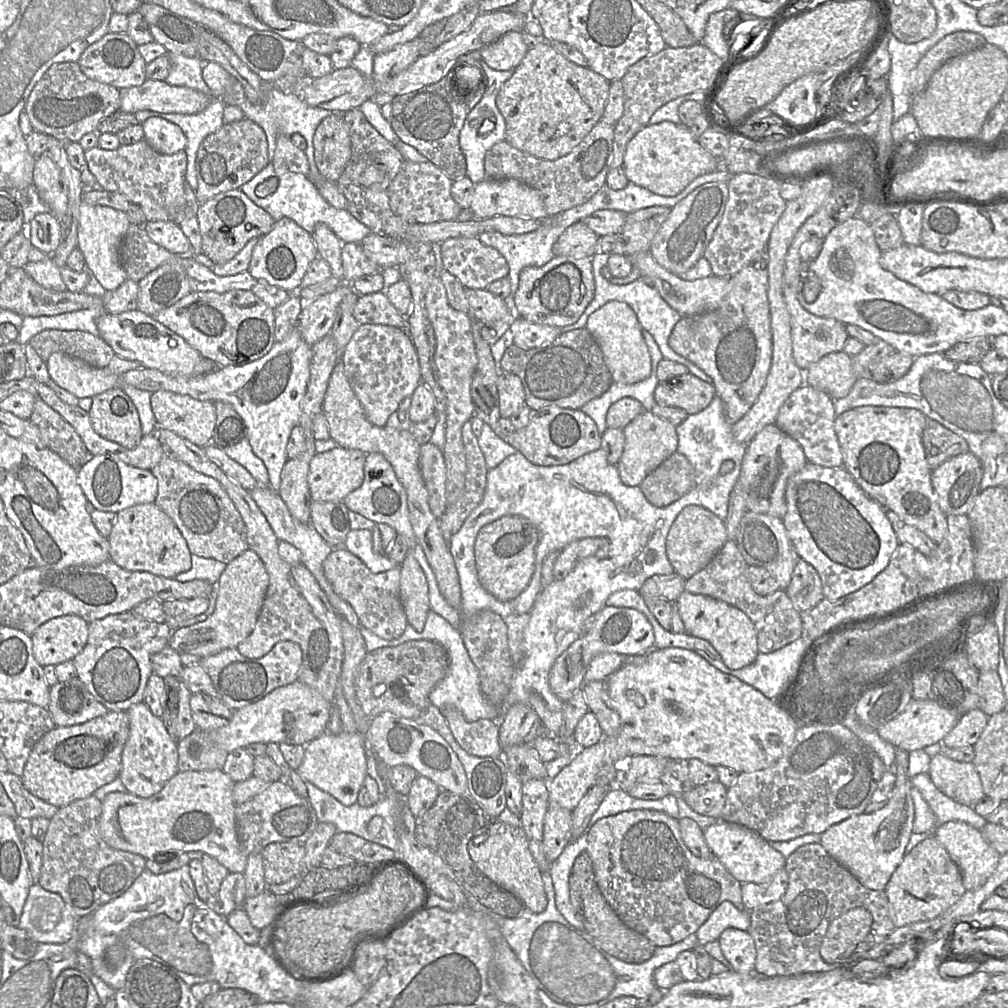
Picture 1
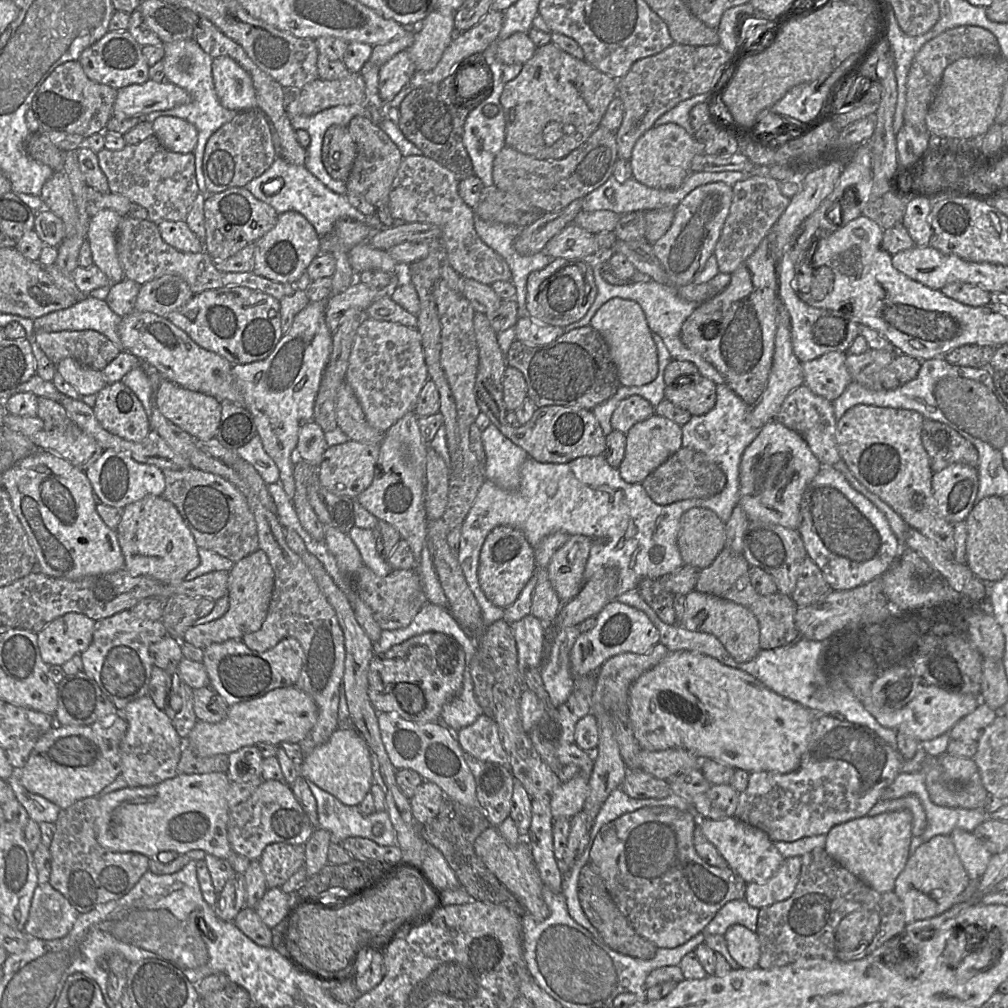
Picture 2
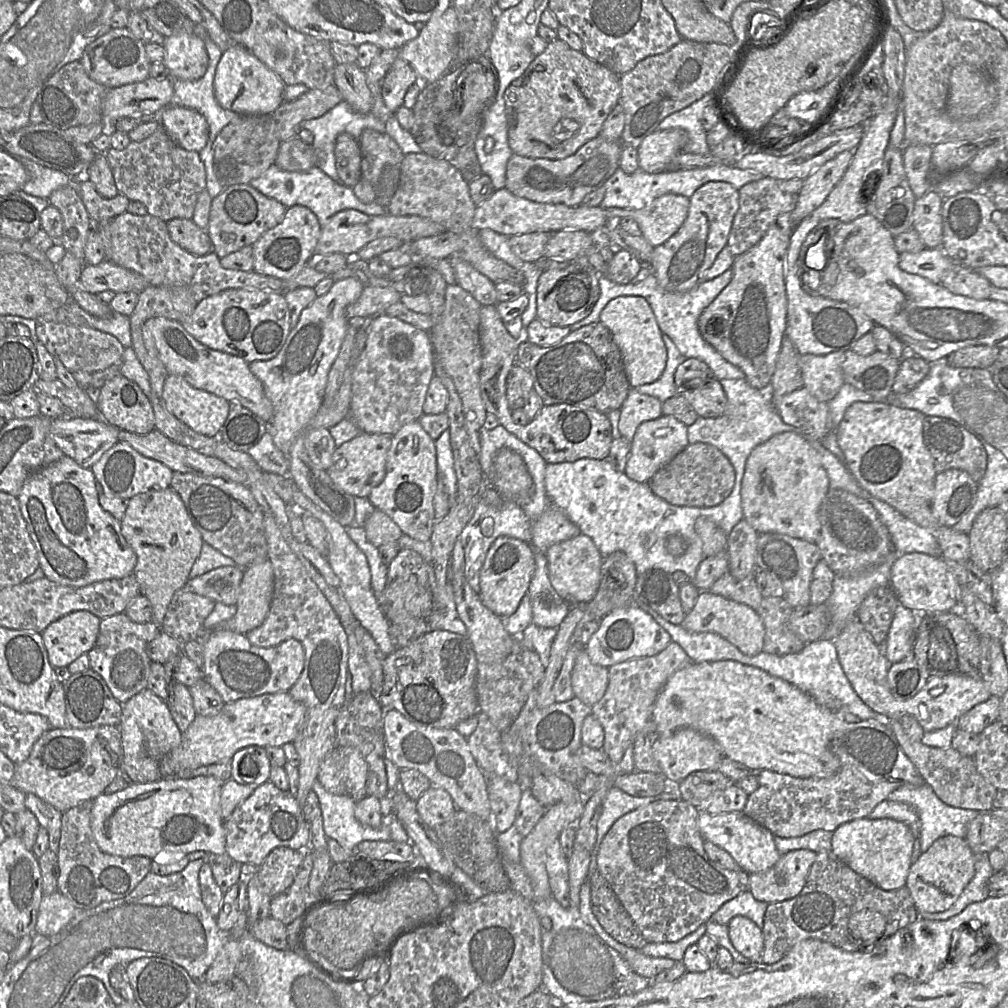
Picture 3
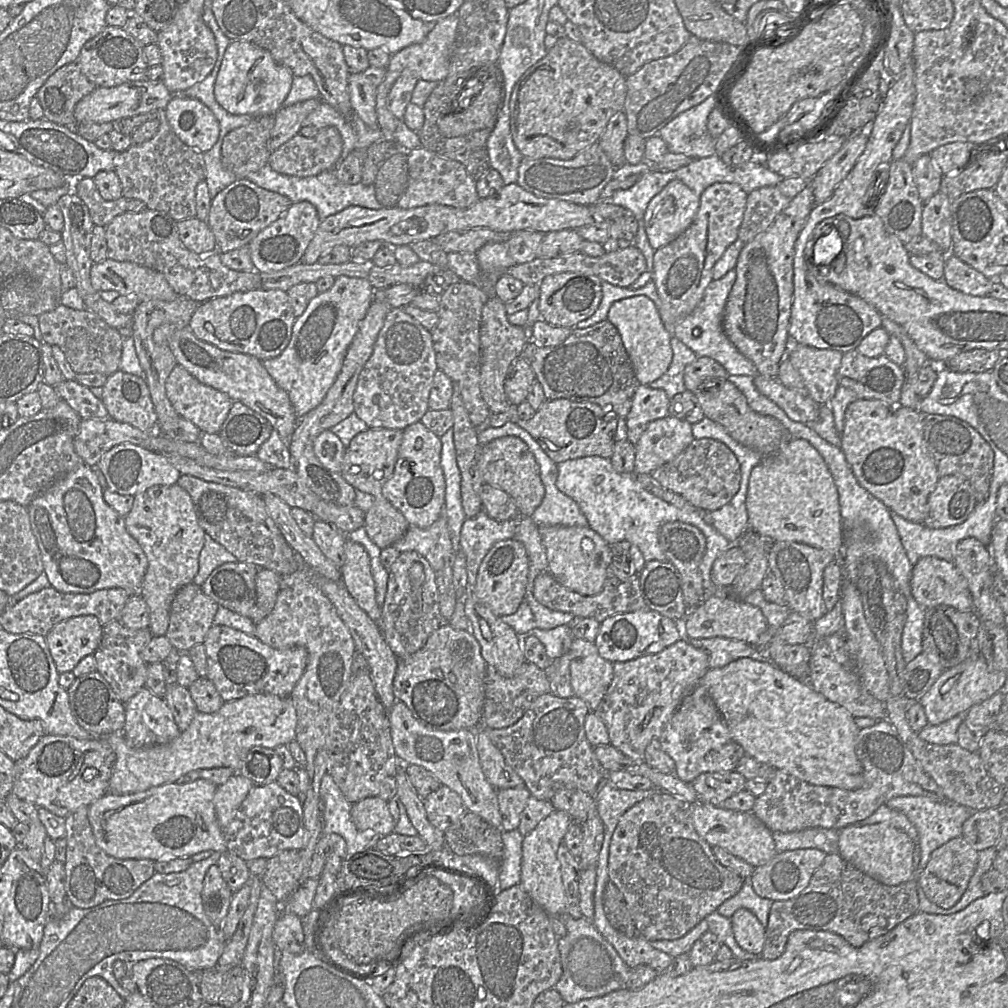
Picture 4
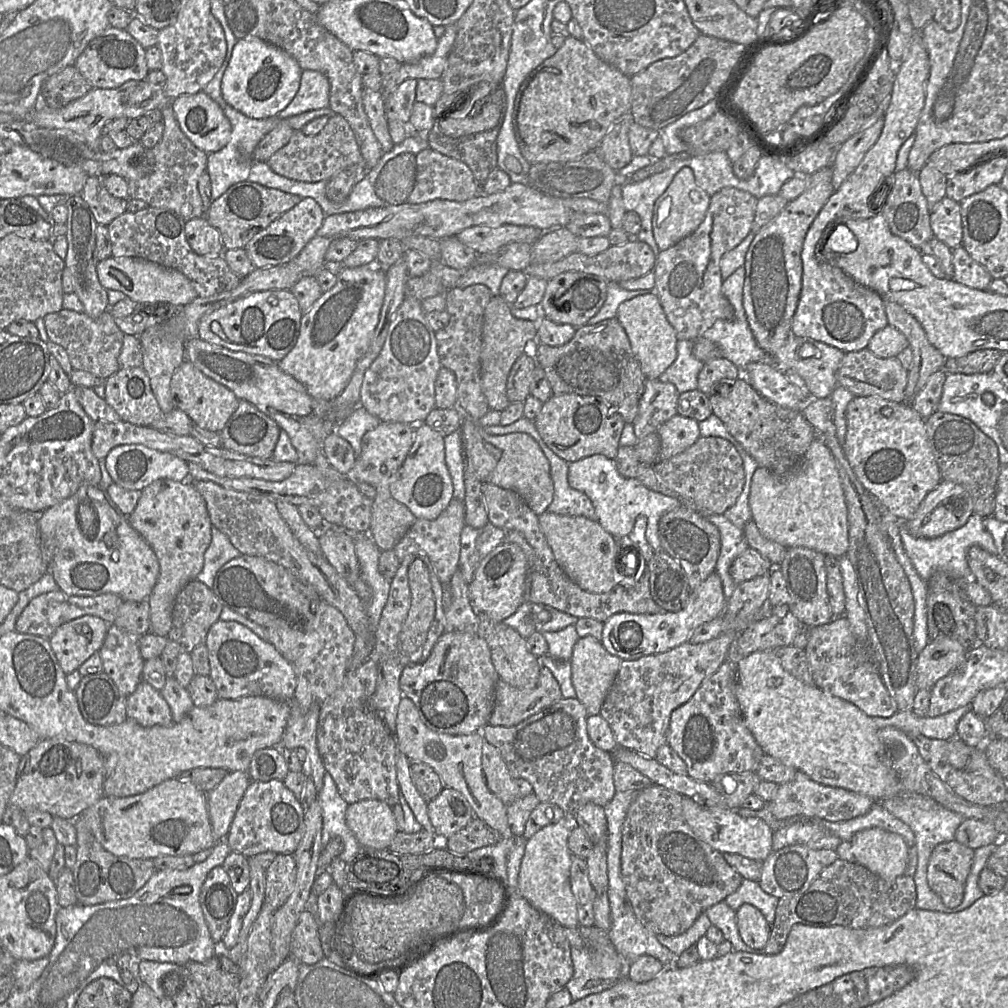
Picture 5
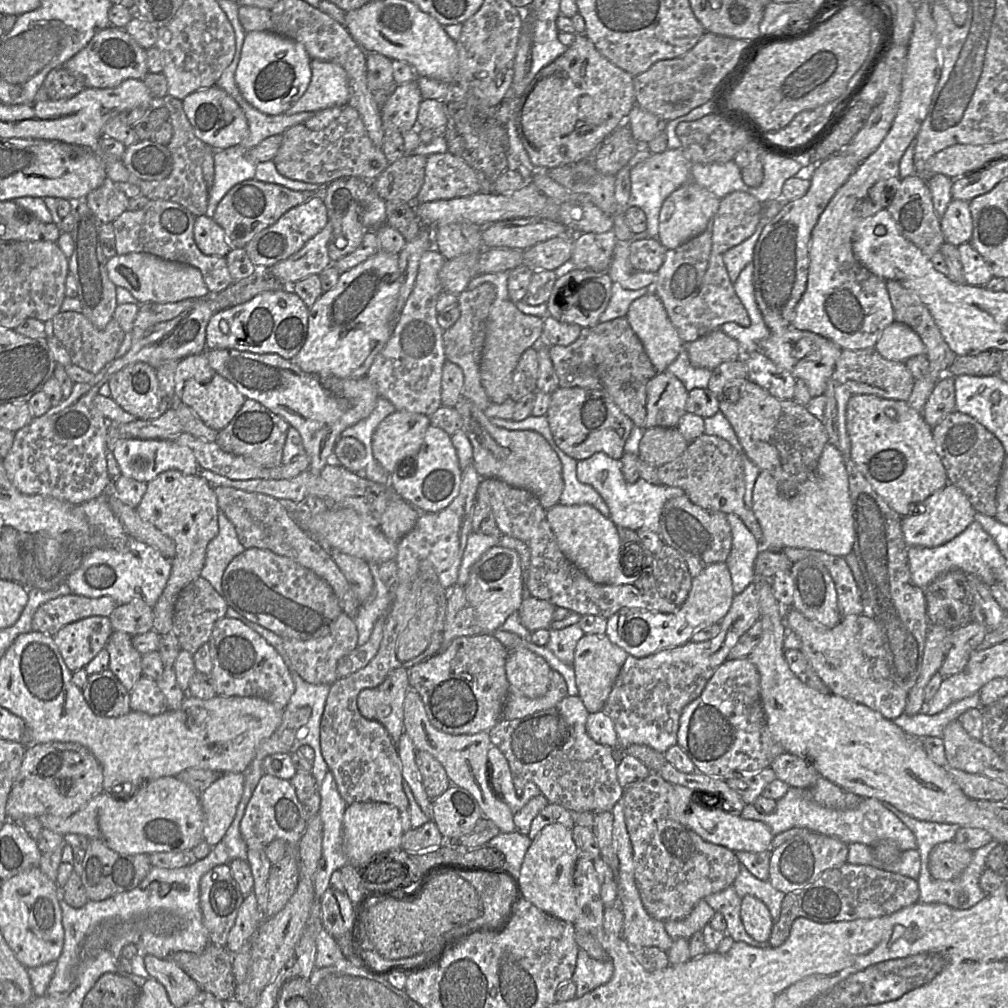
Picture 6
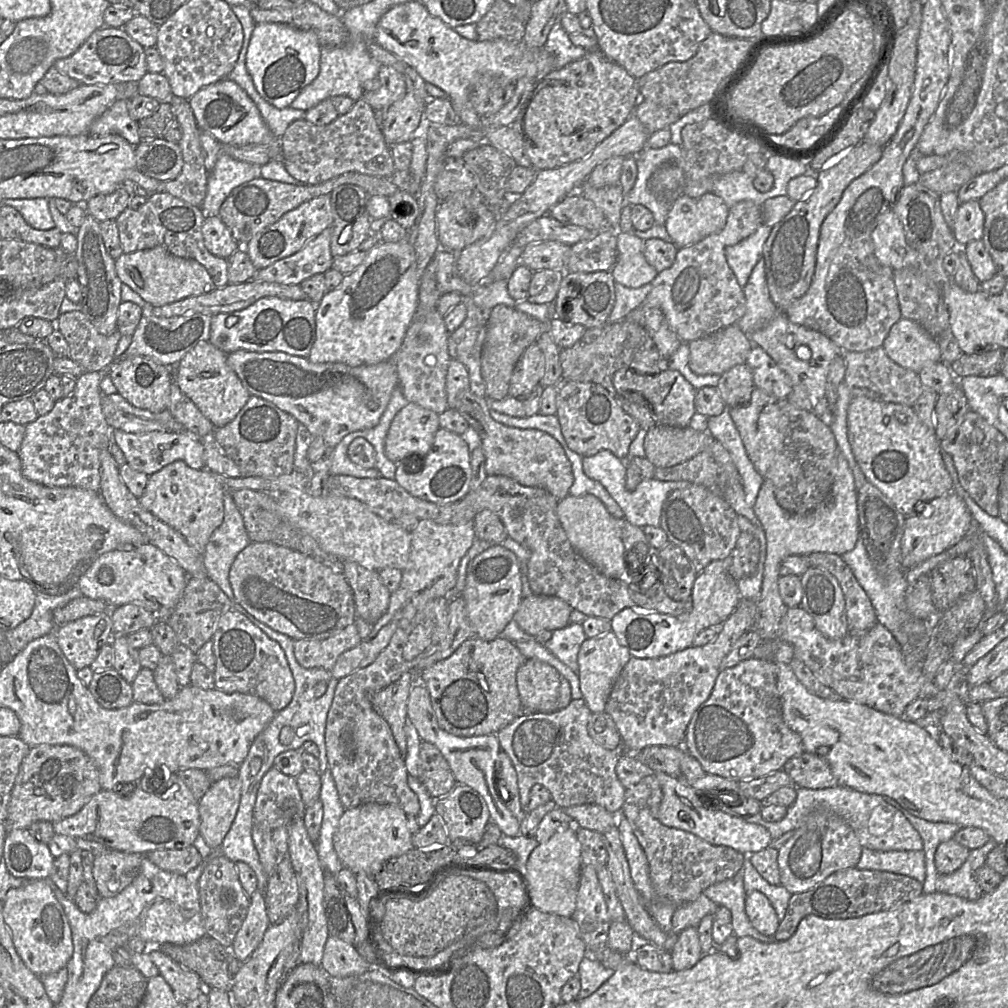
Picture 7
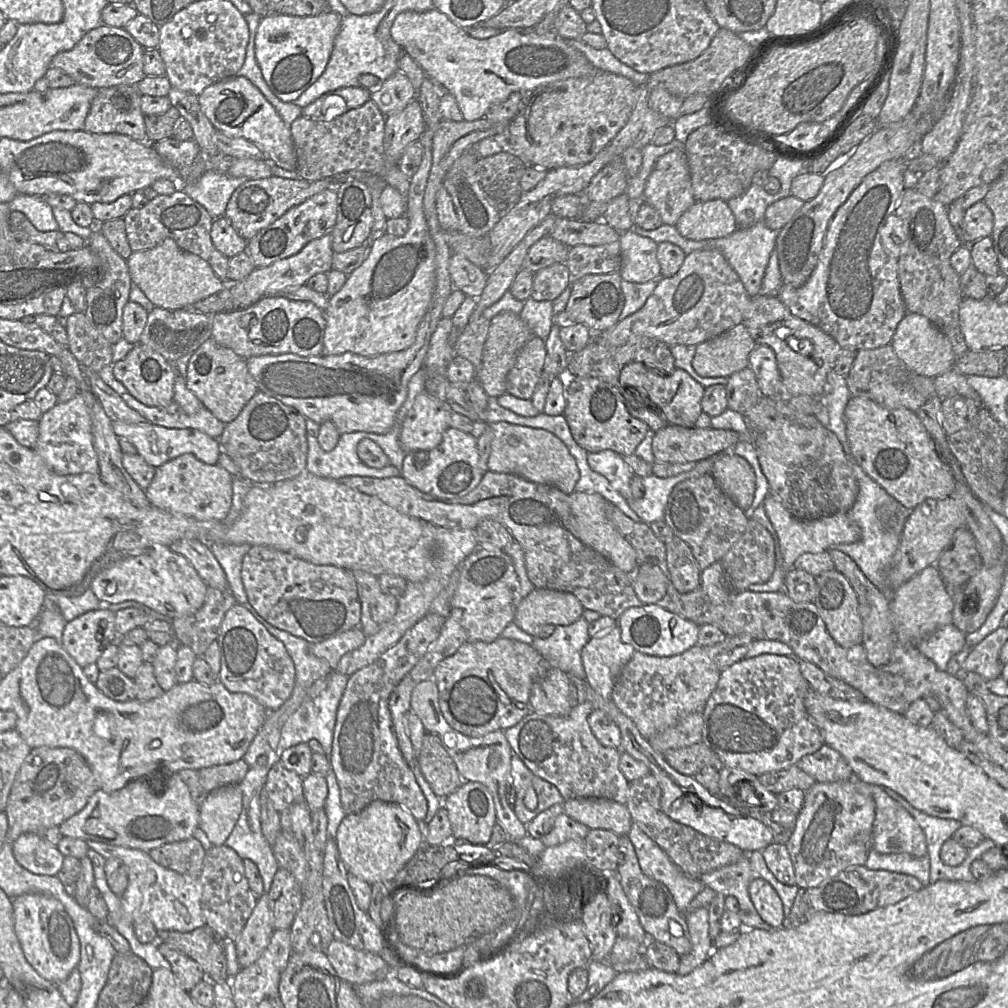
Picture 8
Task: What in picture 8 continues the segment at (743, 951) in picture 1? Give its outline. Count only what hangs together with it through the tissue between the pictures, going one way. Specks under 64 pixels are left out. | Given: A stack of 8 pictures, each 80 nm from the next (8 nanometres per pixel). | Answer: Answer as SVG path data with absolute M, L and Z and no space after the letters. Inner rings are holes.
M752 879L749 895L760 917L771 928L780 928L784 922L783 903L776 890L764 879Z

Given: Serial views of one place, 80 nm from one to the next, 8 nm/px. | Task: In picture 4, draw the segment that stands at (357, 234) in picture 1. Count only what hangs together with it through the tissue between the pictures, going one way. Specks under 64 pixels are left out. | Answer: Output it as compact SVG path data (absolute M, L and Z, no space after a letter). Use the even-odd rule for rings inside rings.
M266 164L260 170L248 174L245 179L260 188L287 197L292 203L300 201L310 202L315 206L320 221L350 206L360 206L375 210L383 207L376 199L374 184L364 185L361 182L355 185L345 184L336 178L334 171L330 170L315 176L296 177L280 174Z

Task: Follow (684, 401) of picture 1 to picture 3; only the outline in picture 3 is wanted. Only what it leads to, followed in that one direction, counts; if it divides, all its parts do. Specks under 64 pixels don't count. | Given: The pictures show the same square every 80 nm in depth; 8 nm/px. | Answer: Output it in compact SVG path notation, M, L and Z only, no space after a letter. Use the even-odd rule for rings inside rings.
M696 377L688 380L684 388L678 389L677 395L681 395L691 405L695 412L702 418L721 416L727 407L727 397L720 380L714 377Z

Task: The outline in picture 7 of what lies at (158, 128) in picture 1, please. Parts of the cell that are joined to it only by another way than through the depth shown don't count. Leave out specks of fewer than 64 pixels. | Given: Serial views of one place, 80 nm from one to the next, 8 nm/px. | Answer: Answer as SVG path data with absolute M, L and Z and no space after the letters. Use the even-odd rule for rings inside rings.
M221 79L201 88L188 99L198 127L220 144L260 144L268 148L270 159L281 160L281 141L264 122L257 106L236 82Z

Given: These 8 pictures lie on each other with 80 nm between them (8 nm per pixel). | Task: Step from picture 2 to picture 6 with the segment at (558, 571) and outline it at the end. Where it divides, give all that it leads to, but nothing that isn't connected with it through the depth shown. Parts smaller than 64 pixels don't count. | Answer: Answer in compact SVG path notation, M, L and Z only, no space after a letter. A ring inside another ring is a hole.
M557 504L546 512L548 523L556 537L563 554L587 577L598 584L626 585L634 584L637 576L626 575L627 560L632 561L631 551L622 553L618 527L613 521L602 515L591 505L565 506Z

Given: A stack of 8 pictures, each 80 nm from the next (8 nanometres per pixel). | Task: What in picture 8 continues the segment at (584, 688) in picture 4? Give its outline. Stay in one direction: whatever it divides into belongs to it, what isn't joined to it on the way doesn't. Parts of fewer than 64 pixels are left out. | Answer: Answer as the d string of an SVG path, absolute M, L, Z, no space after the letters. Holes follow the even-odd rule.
M617 624L591 638L581 651L584 681L605 699L611 699L615 682L635 649L621 640Z

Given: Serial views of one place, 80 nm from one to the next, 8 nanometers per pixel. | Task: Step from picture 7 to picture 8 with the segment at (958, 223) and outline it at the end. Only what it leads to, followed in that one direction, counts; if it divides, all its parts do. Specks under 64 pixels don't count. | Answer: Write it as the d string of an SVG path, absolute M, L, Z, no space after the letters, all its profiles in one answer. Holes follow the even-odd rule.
M977 202L965 210L963 217L963 245L990 237L993 230L993 214L983 202Z

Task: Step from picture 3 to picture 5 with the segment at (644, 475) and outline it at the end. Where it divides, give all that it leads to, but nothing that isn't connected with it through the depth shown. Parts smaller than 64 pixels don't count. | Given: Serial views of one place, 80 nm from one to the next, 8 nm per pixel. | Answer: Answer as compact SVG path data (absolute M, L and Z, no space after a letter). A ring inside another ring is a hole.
M678 414L663 423L656 432L661 442L657 462L683 452L700 437L699 422Z

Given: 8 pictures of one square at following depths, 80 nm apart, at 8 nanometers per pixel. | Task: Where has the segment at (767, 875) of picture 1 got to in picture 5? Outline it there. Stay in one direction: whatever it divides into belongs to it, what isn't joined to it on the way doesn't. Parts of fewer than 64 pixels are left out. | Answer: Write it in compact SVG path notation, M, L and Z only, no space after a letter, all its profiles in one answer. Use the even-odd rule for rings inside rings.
M682 796L682 800L683 815L687 824L701 840L713 849L723 854L738 854L757 861L765 861L773 852L773 831L760 818L742 817L737 811L727 807L707 806L706 800L697 803L687 796Z

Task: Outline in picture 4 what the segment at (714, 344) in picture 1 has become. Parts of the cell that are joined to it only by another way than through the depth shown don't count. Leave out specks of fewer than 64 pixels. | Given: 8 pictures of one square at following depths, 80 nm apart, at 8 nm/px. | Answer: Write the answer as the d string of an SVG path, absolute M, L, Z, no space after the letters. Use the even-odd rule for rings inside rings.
M809 181L805 189L791 199L765 231L745 244L735 266L736 279L726 301L722 321L723 330L739 352L754 364L756 373L766 377L776 378L779 365L790 347L788 328L794 292L794 245L814 206L814 195Z

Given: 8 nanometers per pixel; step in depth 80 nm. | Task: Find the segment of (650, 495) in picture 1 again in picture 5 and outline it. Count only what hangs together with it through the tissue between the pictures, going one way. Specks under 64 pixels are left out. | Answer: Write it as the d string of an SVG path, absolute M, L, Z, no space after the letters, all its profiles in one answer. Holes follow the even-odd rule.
M699 437L683 452L654 465L654 470L661 481L679 496L682 502L695 507L703 516L719 515L735 504L744 486L744 466L738 451L729 441L721 437Z

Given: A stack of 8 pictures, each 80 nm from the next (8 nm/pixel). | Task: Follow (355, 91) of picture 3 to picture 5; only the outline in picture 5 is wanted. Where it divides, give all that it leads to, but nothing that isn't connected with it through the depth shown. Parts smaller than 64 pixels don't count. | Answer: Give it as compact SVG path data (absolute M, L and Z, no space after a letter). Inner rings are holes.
M364 88L362 102L371 129L383 153L390 151L395 144L388 129L388 118L385 111L385 96L383 92Z

